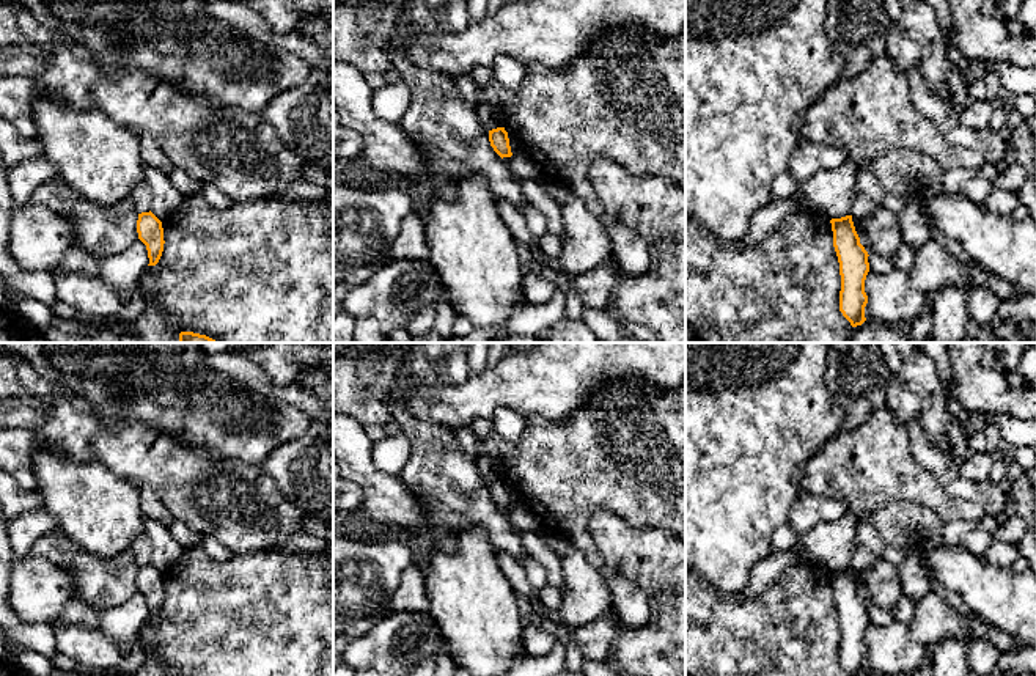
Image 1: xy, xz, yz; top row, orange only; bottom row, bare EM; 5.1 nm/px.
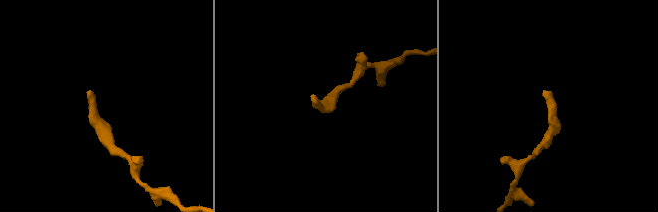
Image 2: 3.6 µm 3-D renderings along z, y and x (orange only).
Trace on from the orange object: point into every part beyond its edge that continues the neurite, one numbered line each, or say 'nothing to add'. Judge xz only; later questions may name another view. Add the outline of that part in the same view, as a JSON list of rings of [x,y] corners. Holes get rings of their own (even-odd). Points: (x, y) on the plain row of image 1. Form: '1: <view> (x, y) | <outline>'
nothing to add

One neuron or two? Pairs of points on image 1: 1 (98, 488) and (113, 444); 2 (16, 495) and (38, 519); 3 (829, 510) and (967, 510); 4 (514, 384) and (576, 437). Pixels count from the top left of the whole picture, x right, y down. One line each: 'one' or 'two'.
1: two
2: two
3: two
4: two

